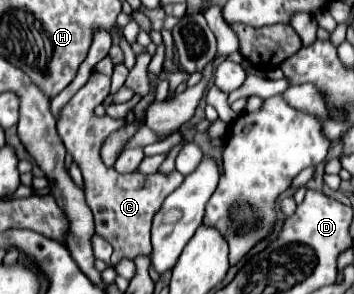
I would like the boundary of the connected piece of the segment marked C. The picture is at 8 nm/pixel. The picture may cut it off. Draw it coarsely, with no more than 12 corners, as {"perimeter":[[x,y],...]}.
{"perimeter":[[90,79],[58,135],[84,175],[96,233],[120,259],[150,255],[150,225],[182,175],[116,173],[100,159],[116,119],[96,117]]}

